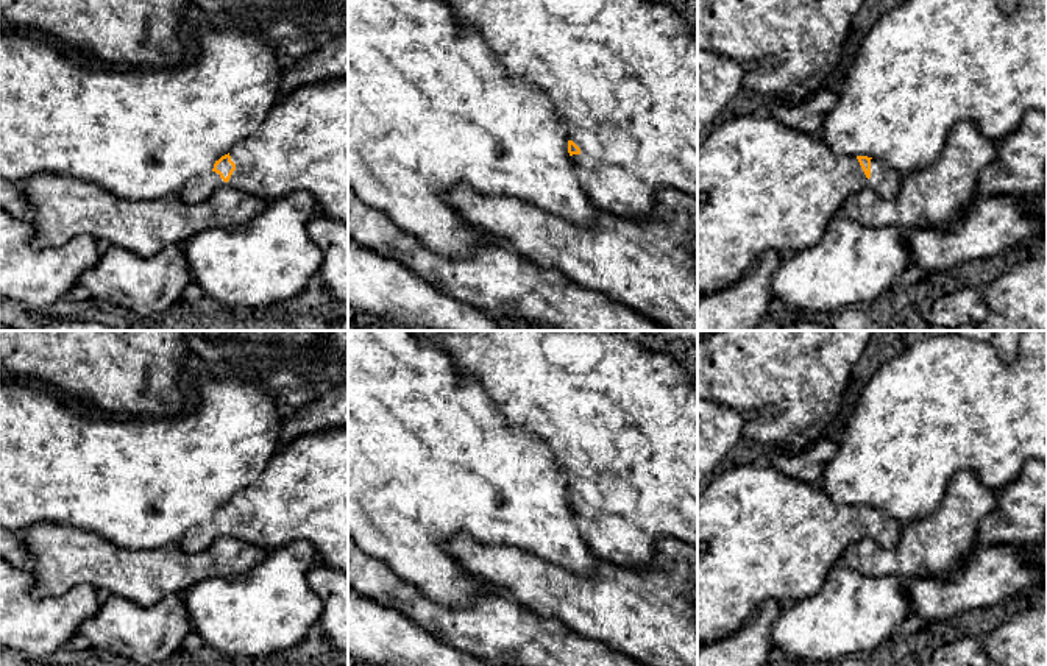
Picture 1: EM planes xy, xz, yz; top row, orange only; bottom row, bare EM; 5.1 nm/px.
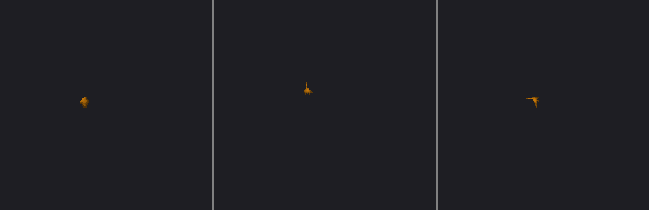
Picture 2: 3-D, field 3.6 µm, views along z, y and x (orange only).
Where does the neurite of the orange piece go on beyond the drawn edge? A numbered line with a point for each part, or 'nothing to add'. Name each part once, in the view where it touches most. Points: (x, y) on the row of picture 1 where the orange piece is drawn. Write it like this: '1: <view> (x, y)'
1: xy (303, 142)

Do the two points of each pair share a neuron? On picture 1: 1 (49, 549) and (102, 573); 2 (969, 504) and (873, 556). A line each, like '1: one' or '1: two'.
1: one
2: one

